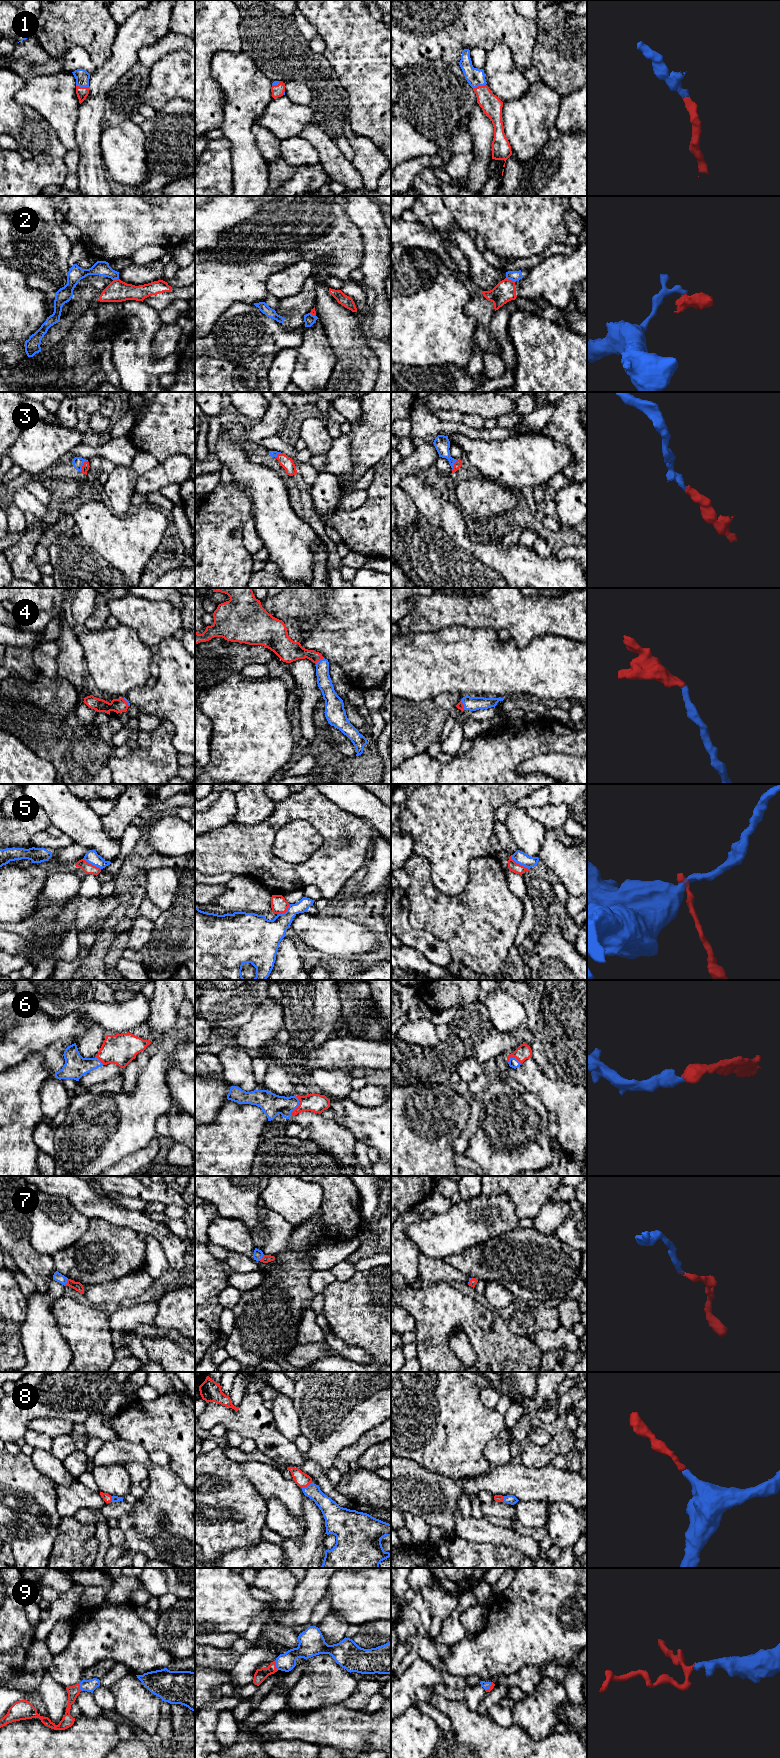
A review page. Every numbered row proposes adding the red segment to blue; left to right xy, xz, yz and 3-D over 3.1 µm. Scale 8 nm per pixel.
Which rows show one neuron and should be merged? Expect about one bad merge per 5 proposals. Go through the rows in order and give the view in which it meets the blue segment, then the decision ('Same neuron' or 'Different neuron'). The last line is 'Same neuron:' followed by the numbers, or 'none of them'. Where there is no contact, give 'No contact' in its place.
1: Touches blue in xy. Same neuron
2: Touches blue in yz. Different neuron
3: Touches blue in xy. Same neuron
4: Touches blue in xz. Same neuron
5: Touches blue in yz. Different neuron
6: Touches blue in xz. Same neuron
7: Touches blue in xy. Same neuron
8: Touches blue in xz. Same neuron
9: Touches blue in xz. Same neuron
Same neuron: 1, 3, 4, 6, 7, 8, 9

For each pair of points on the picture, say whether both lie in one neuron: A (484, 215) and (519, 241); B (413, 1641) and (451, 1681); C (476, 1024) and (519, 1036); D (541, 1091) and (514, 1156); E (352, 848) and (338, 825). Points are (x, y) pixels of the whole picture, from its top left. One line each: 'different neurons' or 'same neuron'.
A: same neuron
B: same neuron
C: same neuron
D: different neurons
E: same neuron

